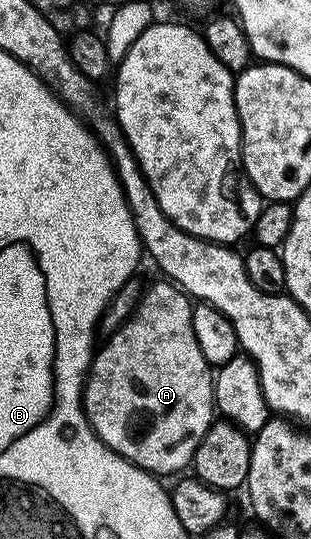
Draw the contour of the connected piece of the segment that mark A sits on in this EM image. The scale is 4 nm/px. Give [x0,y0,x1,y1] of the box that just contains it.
[83,281,216,477]

